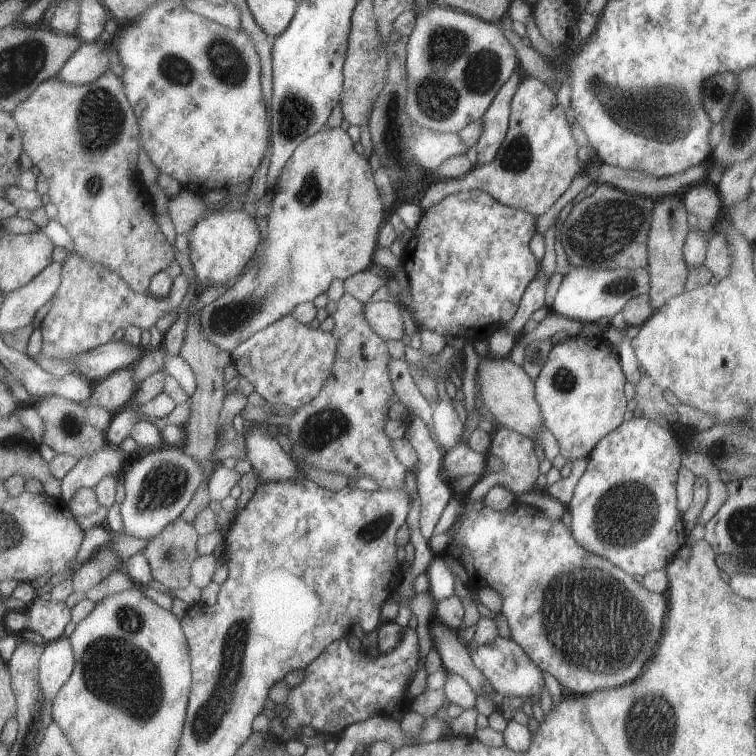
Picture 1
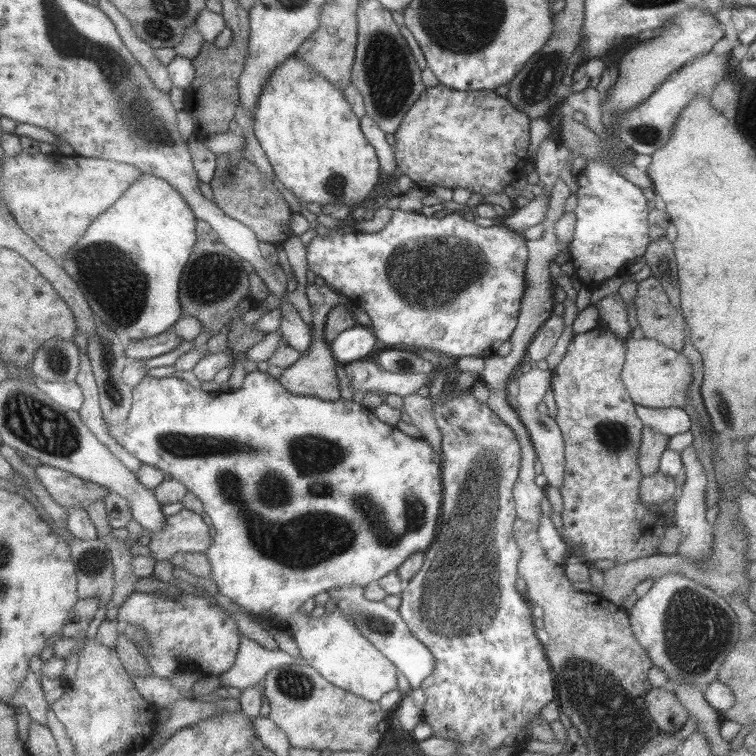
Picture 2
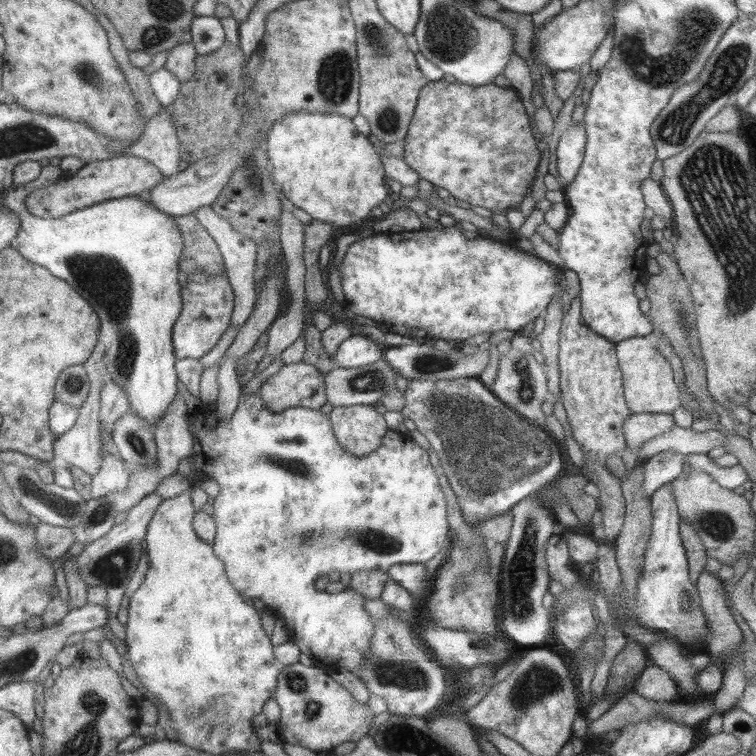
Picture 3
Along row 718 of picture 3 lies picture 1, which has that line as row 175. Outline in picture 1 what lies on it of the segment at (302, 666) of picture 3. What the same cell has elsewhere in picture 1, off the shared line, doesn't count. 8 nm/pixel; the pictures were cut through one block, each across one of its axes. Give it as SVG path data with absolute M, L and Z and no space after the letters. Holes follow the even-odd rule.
M327 124L316 134L313 134L310 138L303 140L296 147L296 150L294 150L292 156L284 165L282 174L278 177L276 186L274 186L275 197L272 205L273 211L267 220L268 235L265 241L266 250L262 252L262 256L260 256L260 258L253 258L255 263L253 268L250 268L248 272L240 276L231 288L222 294L220 298L217 298L214 302L211 302L199 312L201 329L203 330L204 336L215 347L231 353L240 343L247 341L248 338L250 338L253 334L256 334L259 330L270 326L270 324L276 322L284 315L290 315L292 309L295 306L298 306L298 304L313 301L319 294L327 292L332 280L340 279L345 281L349 276L368 269L368 266L370 266L373 262L372 253L377 248L378 228L385 211L385 208L382 206L382 199L378 192L378 188L374 183L373 171L370 169L368 161L368 158L364 155L359 155L356 152L355 144L347 131L343 130L341 127L336 127L335 129L328 128Z

